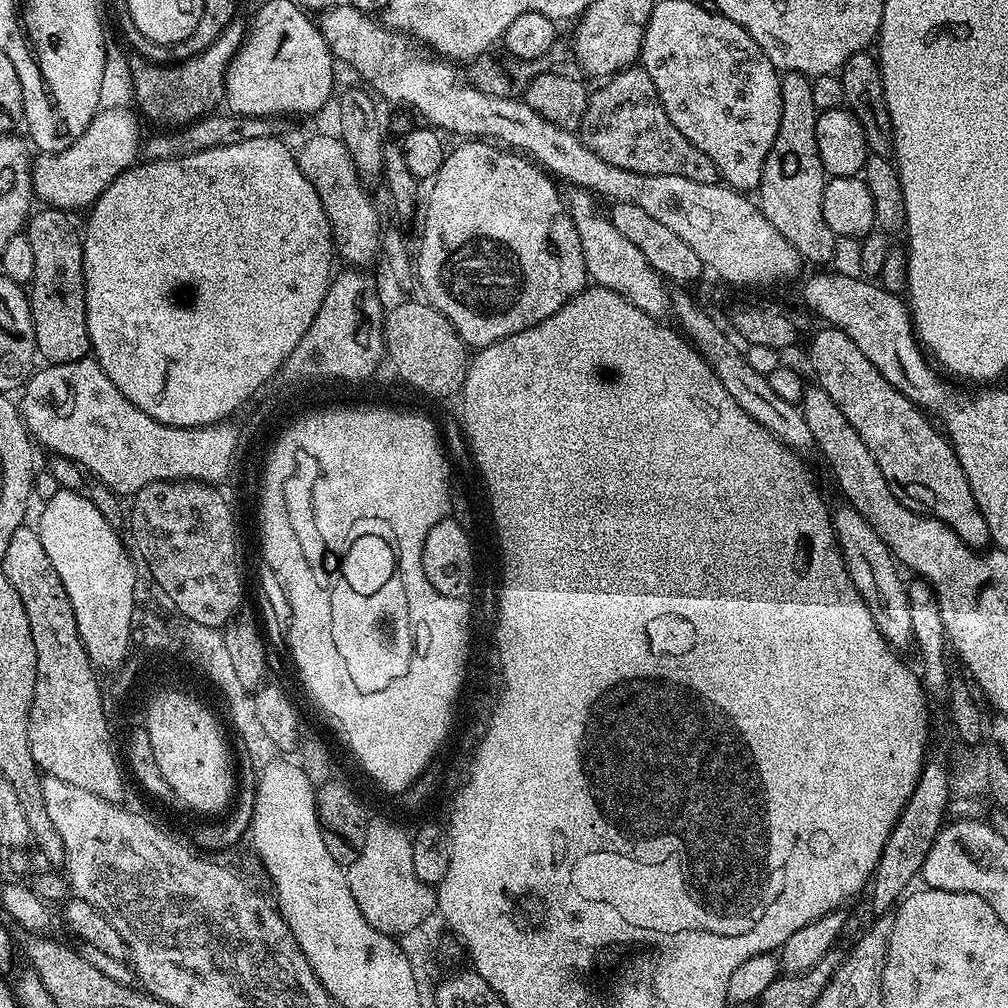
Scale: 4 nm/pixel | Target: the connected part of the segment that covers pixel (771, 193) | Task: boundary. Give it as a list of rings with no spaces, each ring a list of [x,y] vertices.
[[[785,72],[780,77],[782,94],[782,118],[778,122],[778,134],[774,146],[764,163],[758,189],[758,207],[764,217],[786,238],[805,261],[816,266],[831,265],[834,258],[836,236],[822,218],[822,190],[826,173],[816,141],[817,110],[814,106],[812,82],[801,72]]]

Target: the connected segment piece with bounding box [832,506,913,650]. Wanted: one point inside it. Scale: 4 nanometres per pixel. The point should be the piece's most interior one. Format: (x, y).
(872, 568)

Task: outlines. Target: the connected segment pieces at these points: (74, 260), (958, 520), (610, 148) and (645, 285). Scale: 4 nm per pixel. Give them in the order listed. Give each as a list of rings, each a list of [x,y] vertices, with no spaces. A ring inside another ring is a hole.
[[[51,206],[33,211],[26,221],[26,234],[34,250],[34,274],[30,285],[32,321],[36,335],[36,351],[45,356],[48,364],[65,364],[83,360],[89,355],[88,327],[86,326],[86,298],[84,297],[84,246],[78,228],[68,221],[67,211]]]
[[[820,326],[808,344],[808,360],[812,363],[813,374],[816,375],[813,376],[815,383],[826,390],[830,398],[834,398],[834,406],[838,406],[838,410],[846,414],[846,422],[850,422],[850,426],[858,430],[858,438],[862,438],[870,454],[874,454],[890,490],[902,502],[902,506],[919,512],[922,516],[933,516],[934,519],[949,524],[958,534],[958,538],[962,538],[962,542],[972,548],[987,549],[990,537],[986,518],[982,518],[982,510],[978,510],[978,502],[974,502],[970,482],[966,482],[966,474],[958,462],[955,450],[938,431],[937,425],[915,404],[910,403],[897,388],[890,386],[890,382],[886,382],[886,378],[878,374],[874,362],[870,362],[870,358],[866,358],[866,354],[862,354],[862,350],[858,350],[858,346],[854,346],[854,342],[850,342],[850,338],[842,334],[842,330]]]
[[[633,66],[624,68],[621,72],[614,72],[601,84],[604,85],[597,92],[593,91],[589,95],[586,114],[578,129],[578,135],[584,145],[590,150],[594,150],[594,154],[598,154],[598,158],[610,162],[610,166],[620,166],[622,170],[630,170],[643,176],[674,174],[703,184],[717,183],[718,177],[714,162],[710,162],[710,158],[706,158],[706,154],[702,154],[702,150],[698,150],[698,146],[690,143],[680,133],[678,126],[674,126],[674,122],[670,122],[670,118],[658,98],[658,90],[654,90],[654,82],[650,82],[650,74],[646,74],[646,70],[642,66]]]
[[[573,189],[572,196],[568,198],[568,211],[571,214],[571,220],[578,230],[579,242],[582,244],[583,261],[586,262],[586,268],[589,279],[597,286],[622,294],[634,306],[650,317],[659,320],[667,319],[672,311],[671,293],[666,290],[665,281],[660,274],[653,270],[646,256],[638,246],[631,245],[618,230],[615,229],[611,217],[604,215],[598,210],[597,201],[591,193],[584,189]]]

